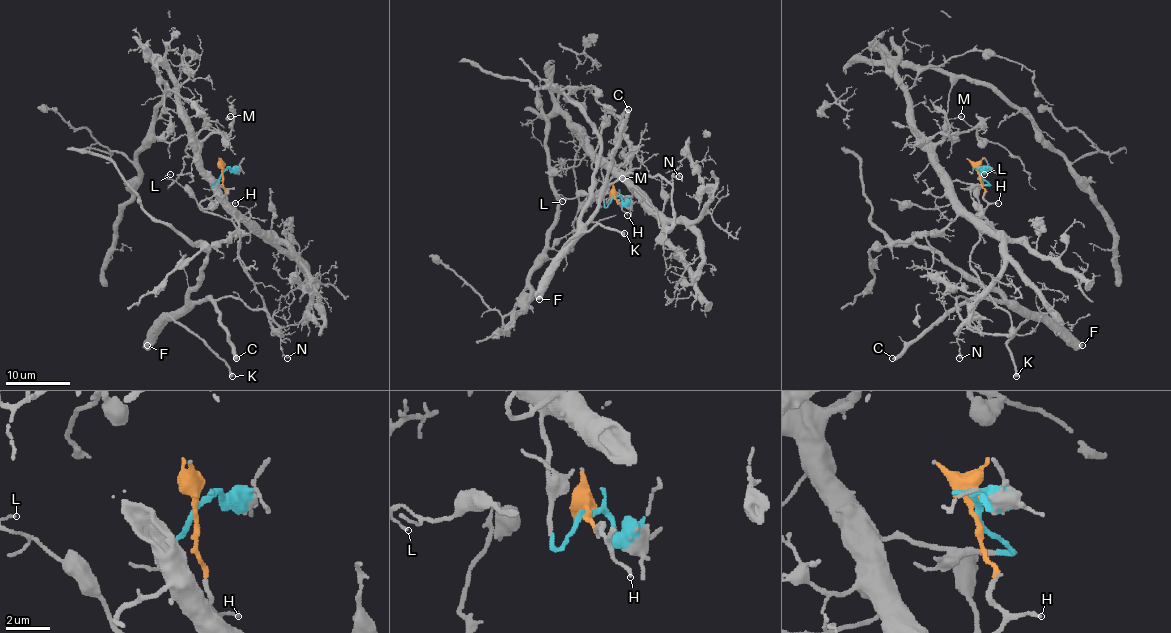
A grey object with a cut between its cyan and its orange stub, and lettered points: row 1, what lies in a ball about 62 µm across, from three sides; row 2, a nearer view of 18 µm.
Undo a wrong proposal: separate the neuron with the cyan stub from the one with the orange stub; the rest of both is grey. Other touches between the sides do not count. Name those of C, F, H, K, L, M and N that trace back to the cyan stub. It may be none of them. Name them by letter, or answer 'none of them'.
M

